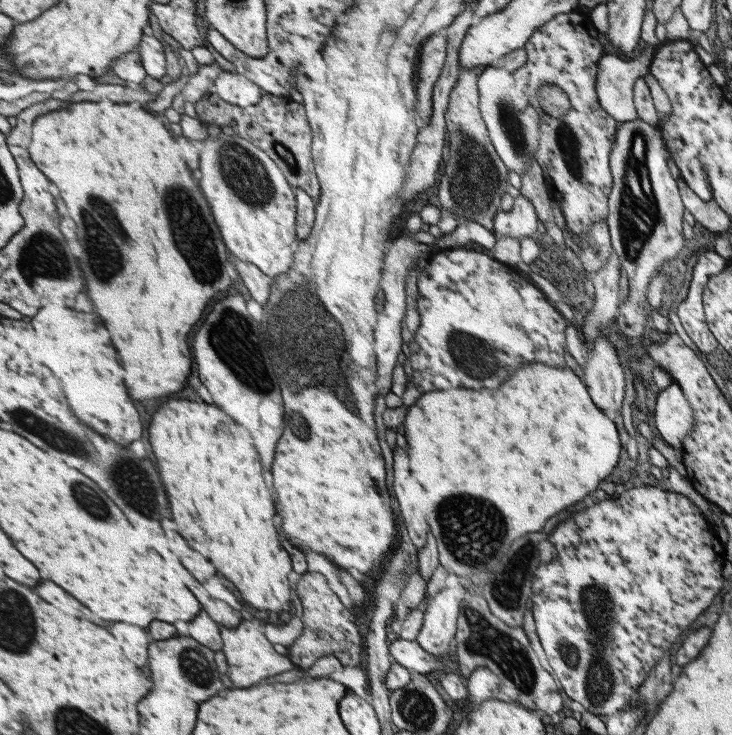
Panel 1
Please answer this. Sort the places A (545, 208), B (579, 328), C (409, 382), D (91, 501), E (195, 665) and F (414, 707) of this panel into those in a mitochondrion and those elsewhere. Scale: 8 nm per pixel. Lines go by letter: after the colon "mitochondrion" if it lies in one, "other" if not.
A: other
B: other
C: other
D: mitochondrion
E: mitochondrion
F: mitochondrion

